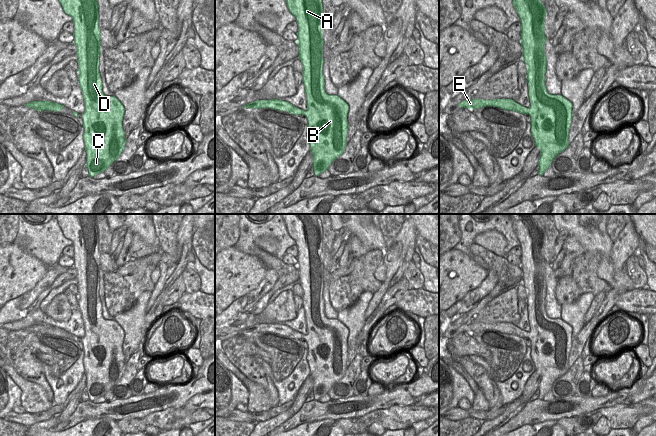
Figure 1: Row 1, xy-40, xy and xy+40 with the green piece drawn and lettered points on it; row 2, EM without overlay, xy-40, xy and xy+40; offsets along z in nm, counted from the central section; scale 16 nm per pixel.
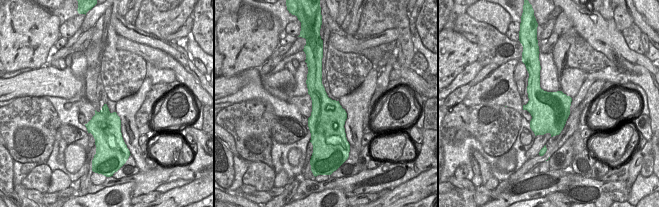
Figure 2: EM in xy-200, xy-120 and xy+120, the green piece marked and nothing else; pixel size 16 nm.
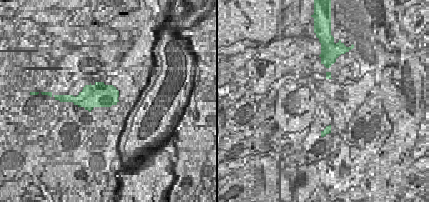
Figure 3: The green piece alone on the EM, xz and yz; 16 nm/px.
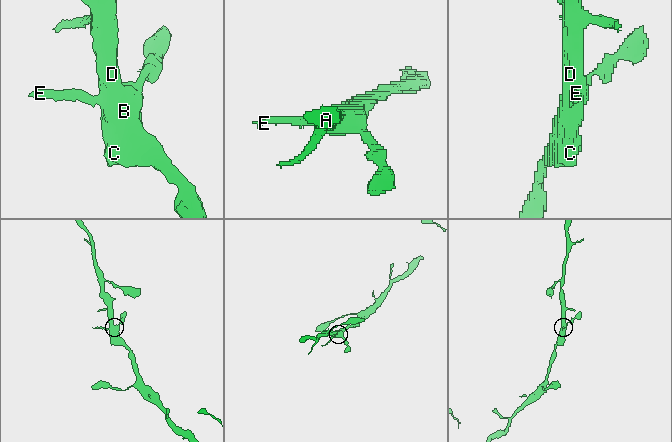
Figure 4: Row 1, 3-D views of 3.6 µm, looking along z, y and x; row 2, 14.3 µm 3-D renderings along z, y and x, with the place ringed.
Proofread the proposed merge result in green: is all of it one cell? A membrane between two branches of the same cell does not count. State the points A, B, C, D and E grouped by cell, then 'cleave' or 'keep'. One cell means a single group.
groups A B C D E; keep

